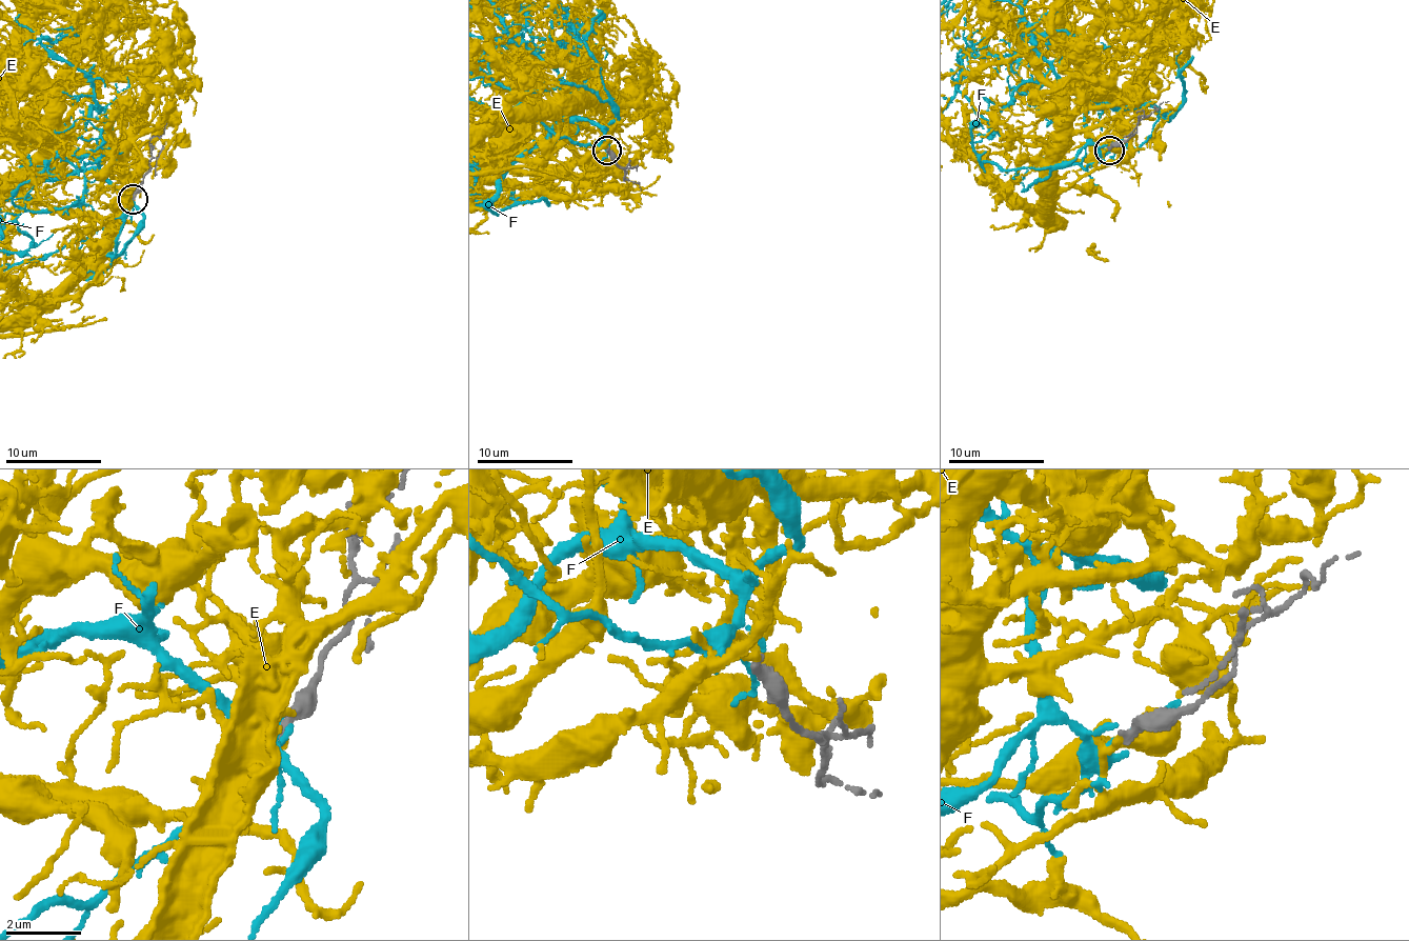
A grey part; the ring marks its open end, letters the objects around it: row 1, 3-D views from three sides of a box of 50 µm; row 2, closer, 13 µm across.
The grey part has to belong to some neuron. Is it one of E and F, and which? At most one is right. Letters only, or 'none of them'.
none of them

